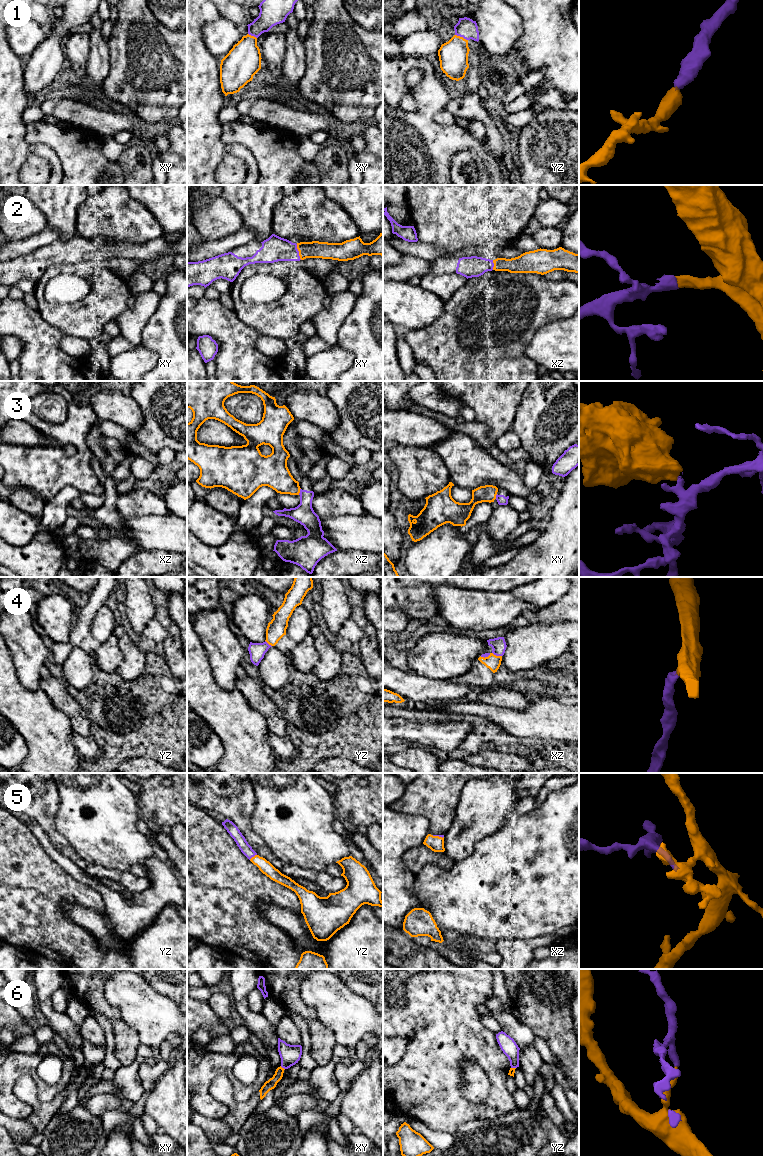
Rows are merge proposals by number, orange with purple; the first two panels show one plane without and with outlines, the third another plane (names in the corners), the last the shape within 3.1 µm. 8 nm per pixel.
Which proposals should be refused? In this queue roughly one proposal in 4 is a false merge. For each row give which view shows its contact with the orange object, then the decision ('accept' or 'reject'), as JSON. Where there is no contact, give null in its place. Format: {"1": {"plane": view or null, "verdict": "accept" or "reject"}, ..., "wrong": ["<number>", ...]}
{"1": {"plane": "yz", "verdict": "accept"}, "2": {"plane": "xy", "verdict": "accept"}, "3": {"plane": "xz", "verdict": "reject"}, "4": {"plane": "xz", "verdict": "accept"}, "5": {"plane": "yz", "verdict": "accept"}, "6": {"plane": "xy", "verdict": "reject"}, "wrong": ["3", "6"]}

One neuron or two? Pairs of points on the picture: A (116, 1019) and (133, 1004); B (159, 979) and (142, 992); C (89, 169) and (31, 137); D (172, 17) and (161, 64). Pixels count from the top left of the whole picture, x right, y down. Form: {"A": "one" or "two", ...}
{"A": "two", "B": "two", "C": "one", "D": "two"}

